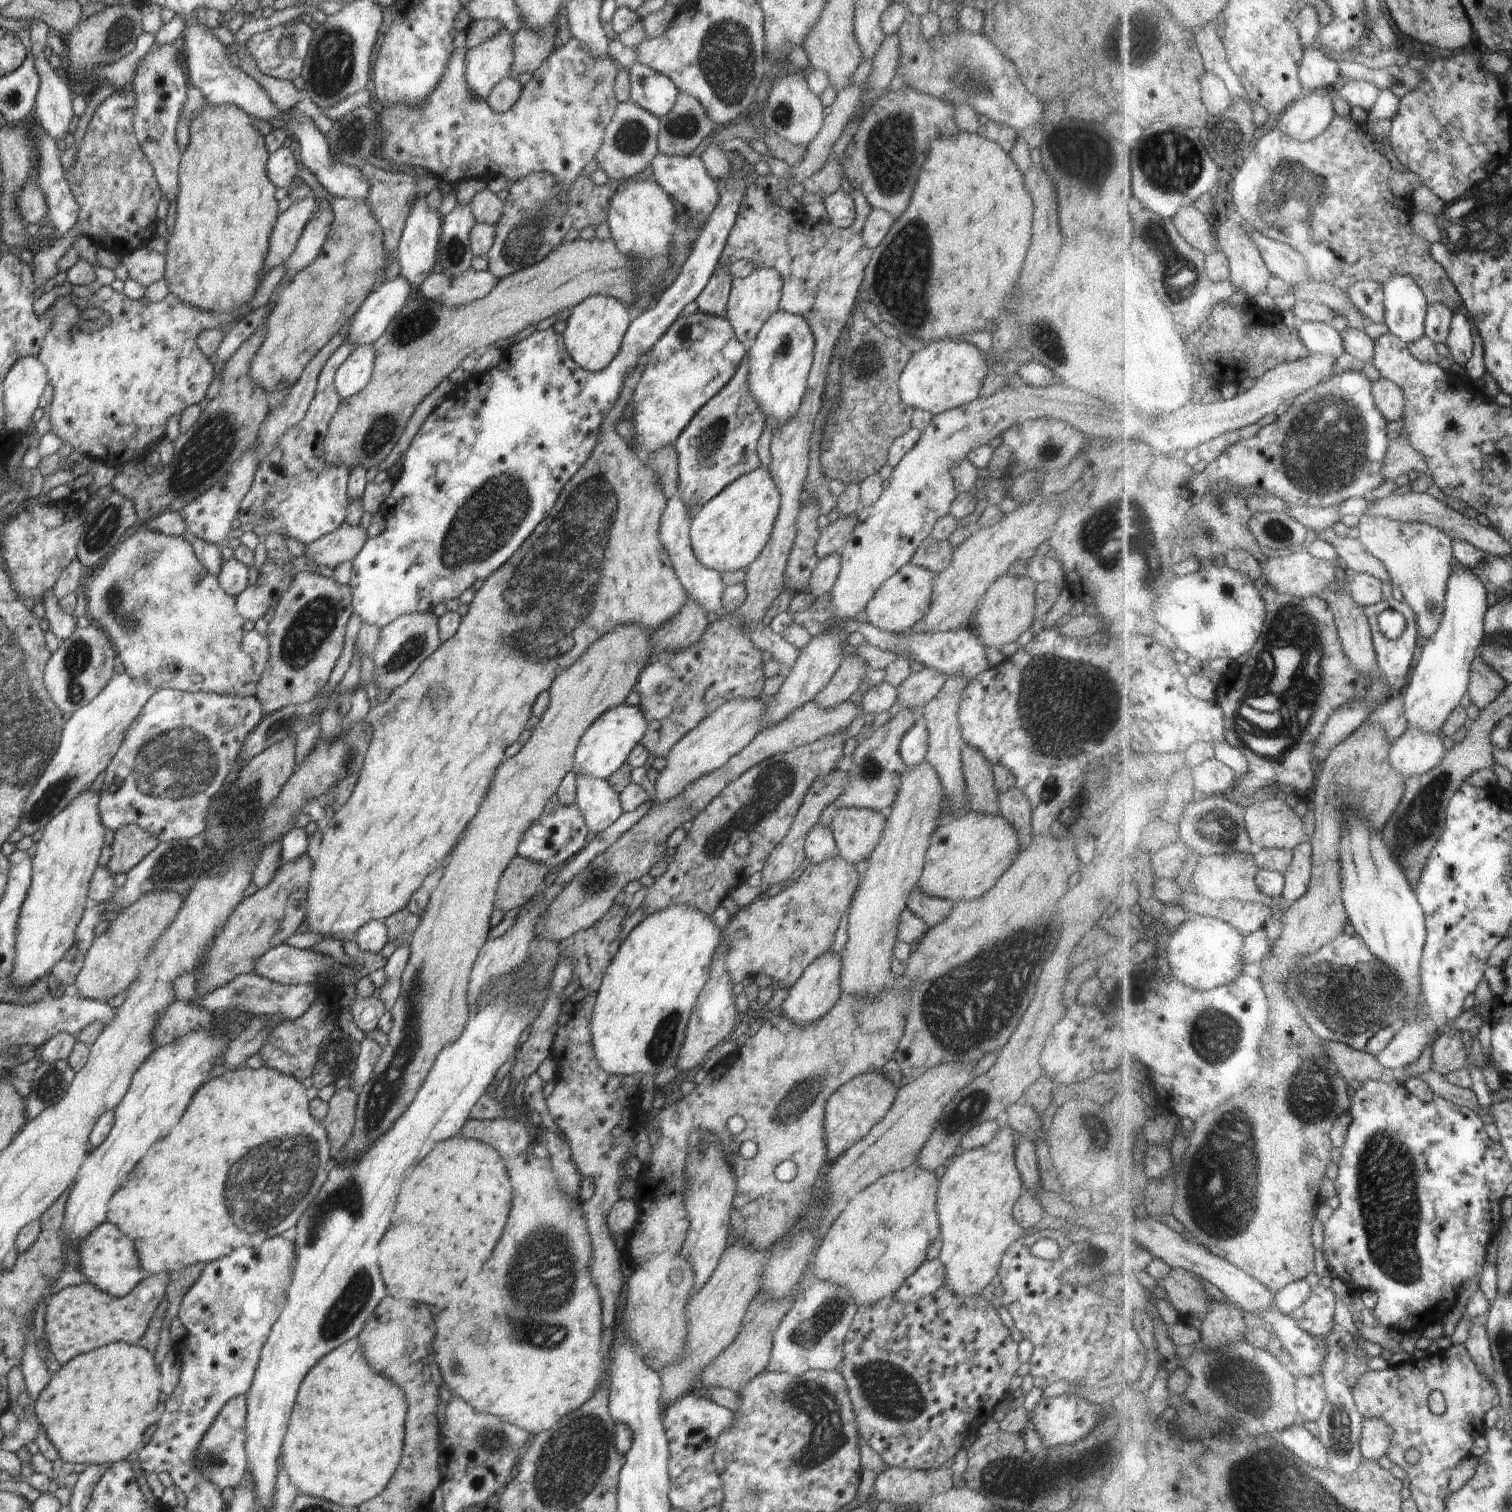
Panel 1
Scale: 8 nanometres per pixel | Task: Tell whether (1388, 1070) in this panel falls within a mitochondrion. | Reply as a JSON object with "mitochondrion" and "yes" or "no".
{"mitochondrion":"no"}

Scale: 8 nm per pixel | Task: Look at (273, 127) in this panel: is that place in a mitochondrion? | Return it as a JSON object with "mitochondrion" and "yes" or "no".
{"mitochondrion":"no"}

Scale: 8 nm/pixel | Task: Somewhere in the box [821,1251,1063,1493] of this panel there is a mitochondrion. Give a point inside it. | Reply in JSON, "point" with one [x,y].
{"point":[887,1391]}

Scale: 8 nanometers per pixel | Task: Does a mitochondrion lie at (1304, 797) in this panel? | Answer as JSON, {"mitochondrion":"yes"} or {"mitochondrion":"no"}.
{"mitochondrion":"no"}

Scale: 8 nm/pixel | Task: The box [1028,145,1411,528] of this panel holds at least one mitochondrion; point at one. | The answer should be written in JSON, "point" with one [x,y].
{"point":[1326,448]}

